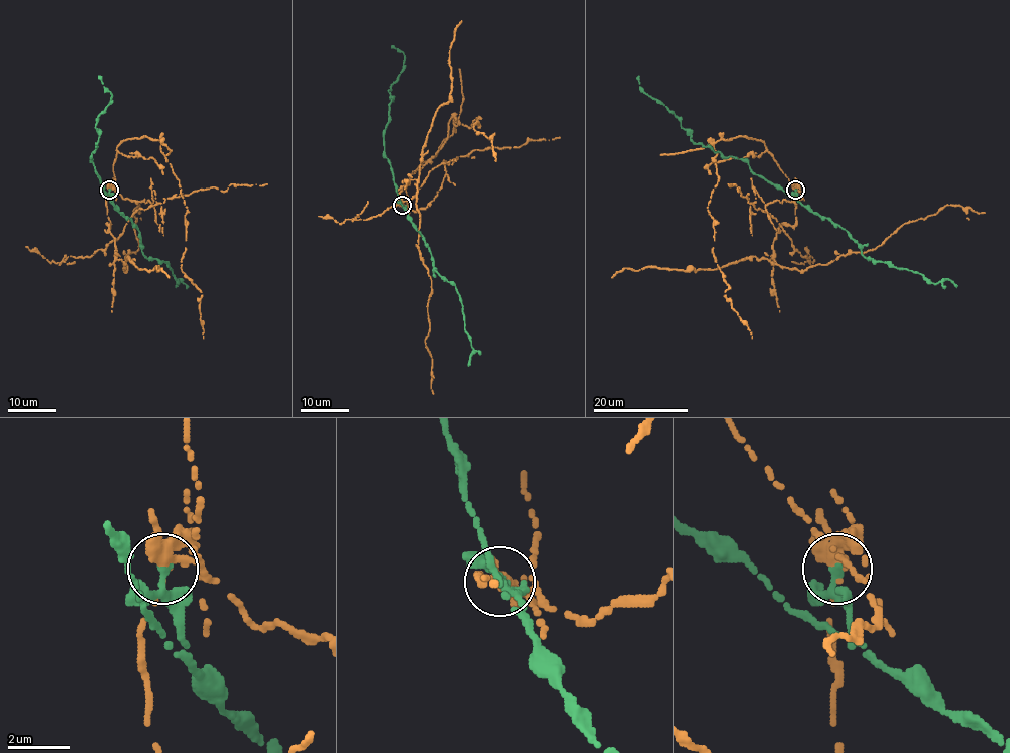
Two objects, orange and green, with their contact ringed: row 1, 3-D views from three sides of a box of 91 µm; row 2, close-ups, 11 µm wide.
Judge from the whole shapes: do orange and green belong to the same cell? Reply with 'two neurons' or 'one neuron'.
two neurons

